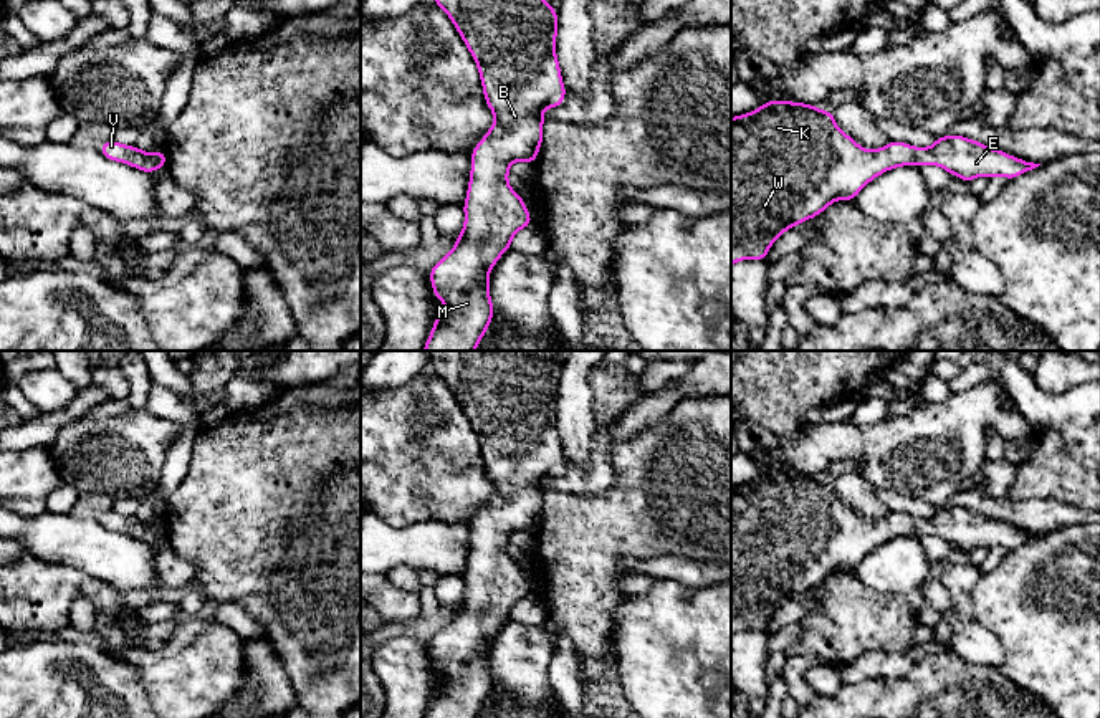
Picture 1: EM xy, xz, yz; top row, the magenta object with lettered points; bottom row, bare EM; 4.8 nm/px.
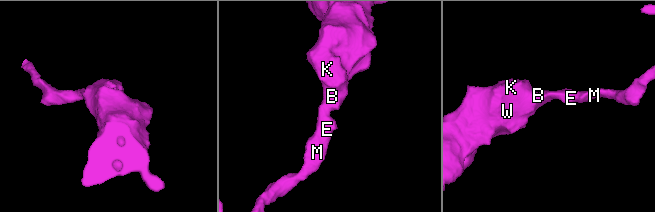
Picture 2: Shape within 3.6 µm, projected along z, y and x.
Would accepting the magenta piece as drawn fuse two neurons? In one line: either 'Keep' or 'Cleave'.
Keep

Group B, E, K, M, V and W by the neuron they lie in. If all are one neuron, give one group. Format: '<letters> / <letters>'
B E K M V W

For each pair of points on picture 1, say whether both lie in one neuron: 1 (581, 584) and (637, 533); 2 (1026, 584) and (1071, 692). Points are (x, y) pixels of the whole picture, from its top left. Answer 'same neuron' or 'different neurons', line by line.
1: same neuron
2: same neuron

